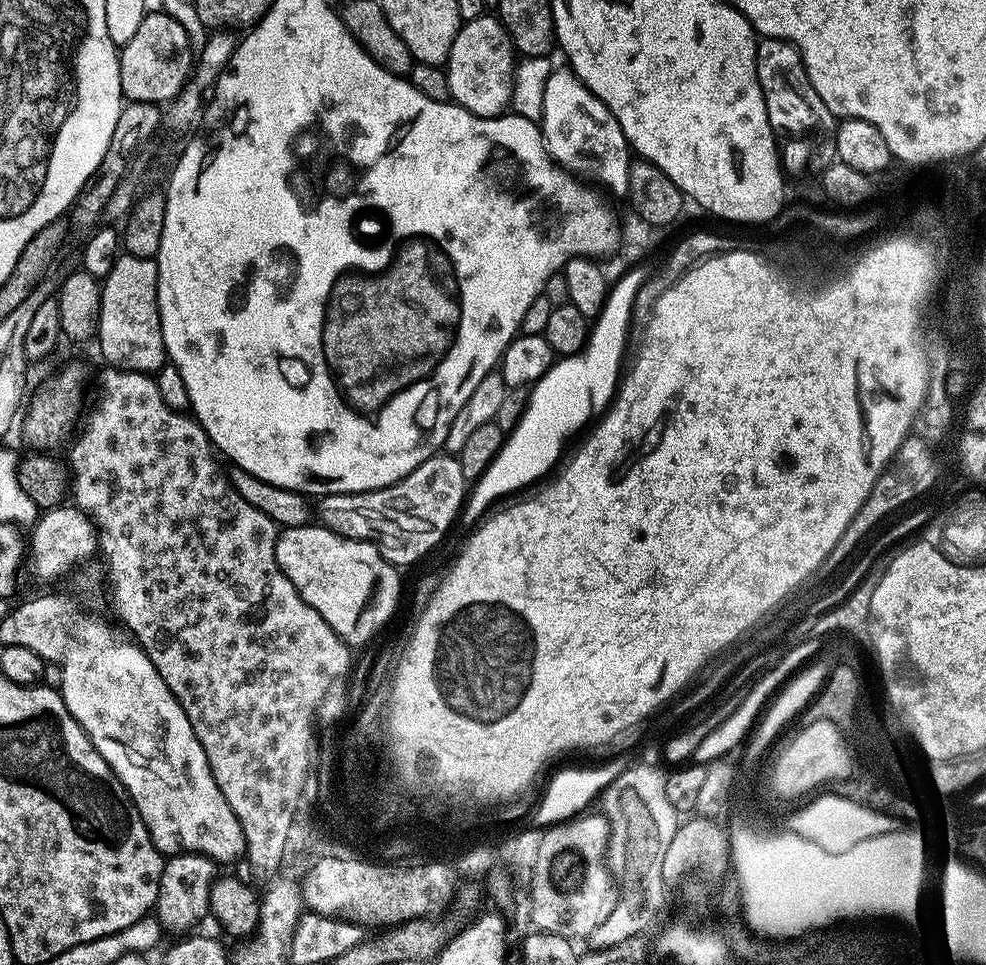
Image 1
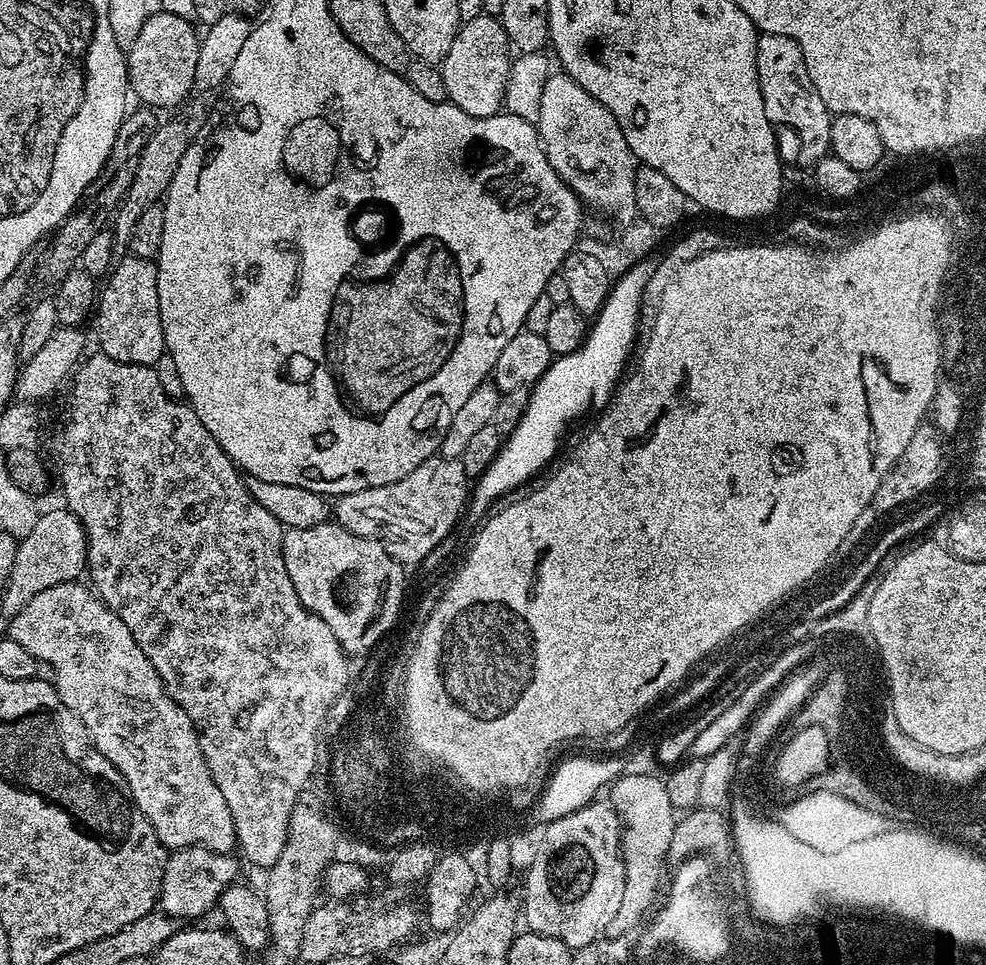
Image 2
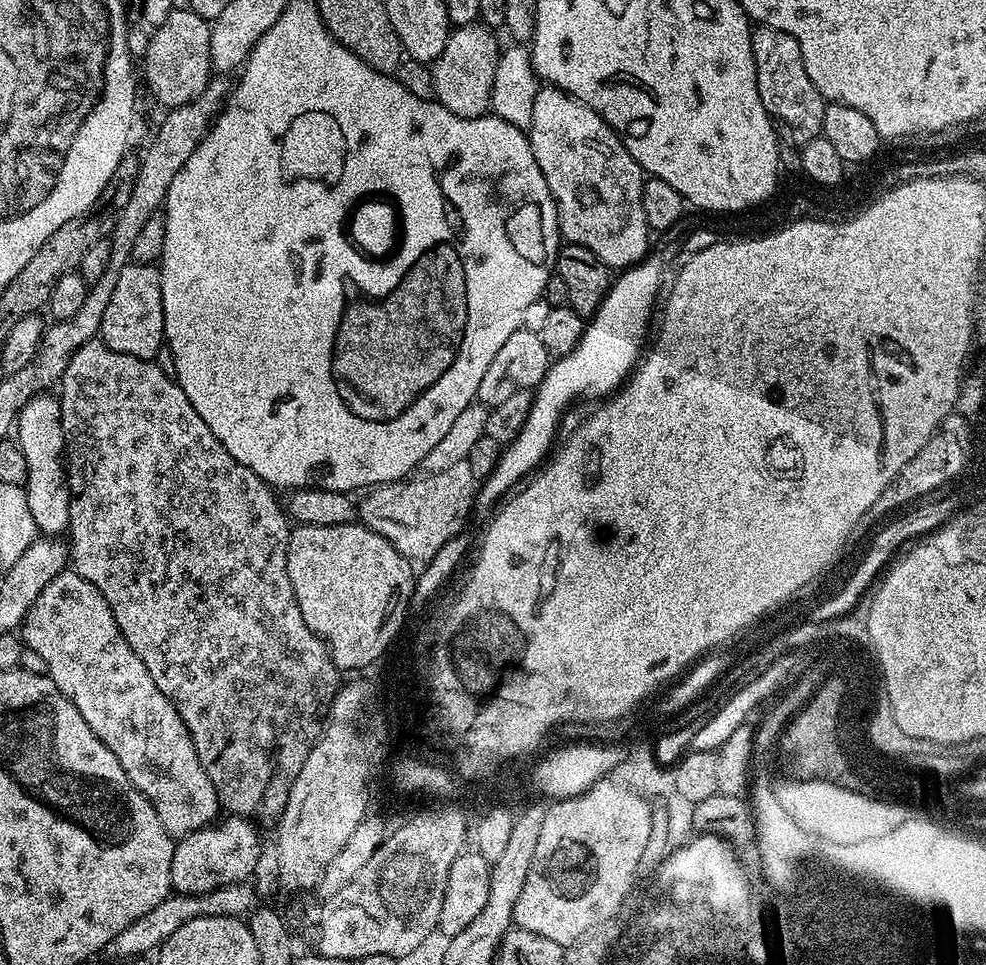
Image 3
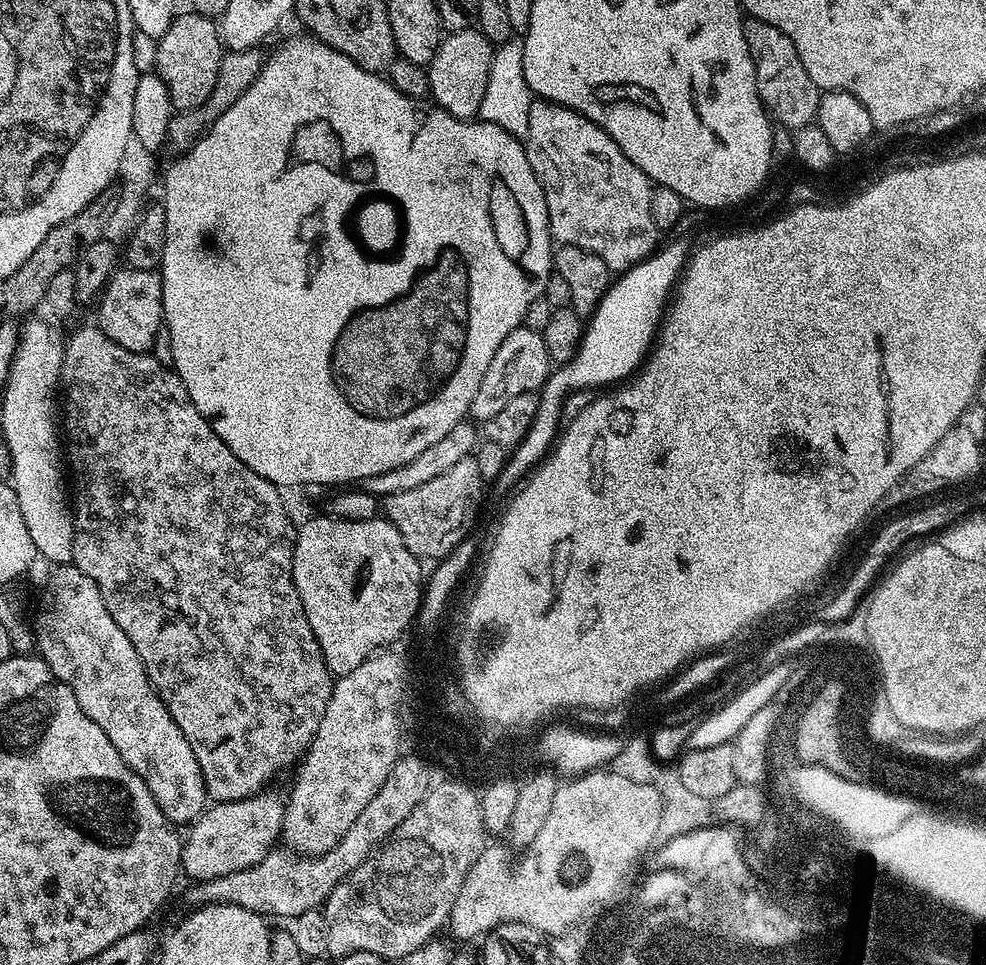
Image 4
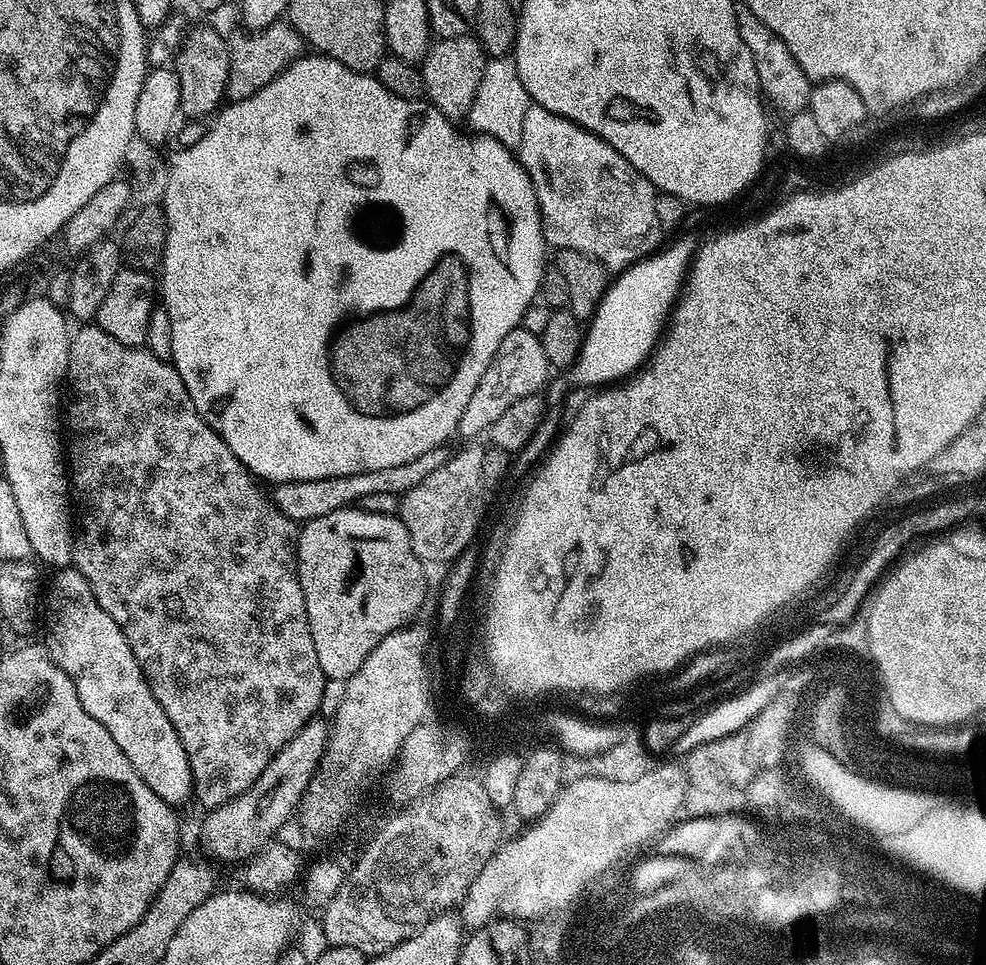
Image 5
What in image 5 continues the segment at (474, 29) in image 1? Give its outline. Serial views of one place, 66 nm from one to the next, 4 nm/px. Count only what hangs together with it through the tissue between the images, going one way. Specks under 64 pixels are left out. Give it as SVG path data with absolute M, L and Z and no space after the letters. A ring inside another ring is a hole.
M475 35L455 36L445 40L437 39L422 61L427 99L449 120L463 121L474 102L474 94L478 94L478 82L482 82L482 70L485 63L484 47Z

